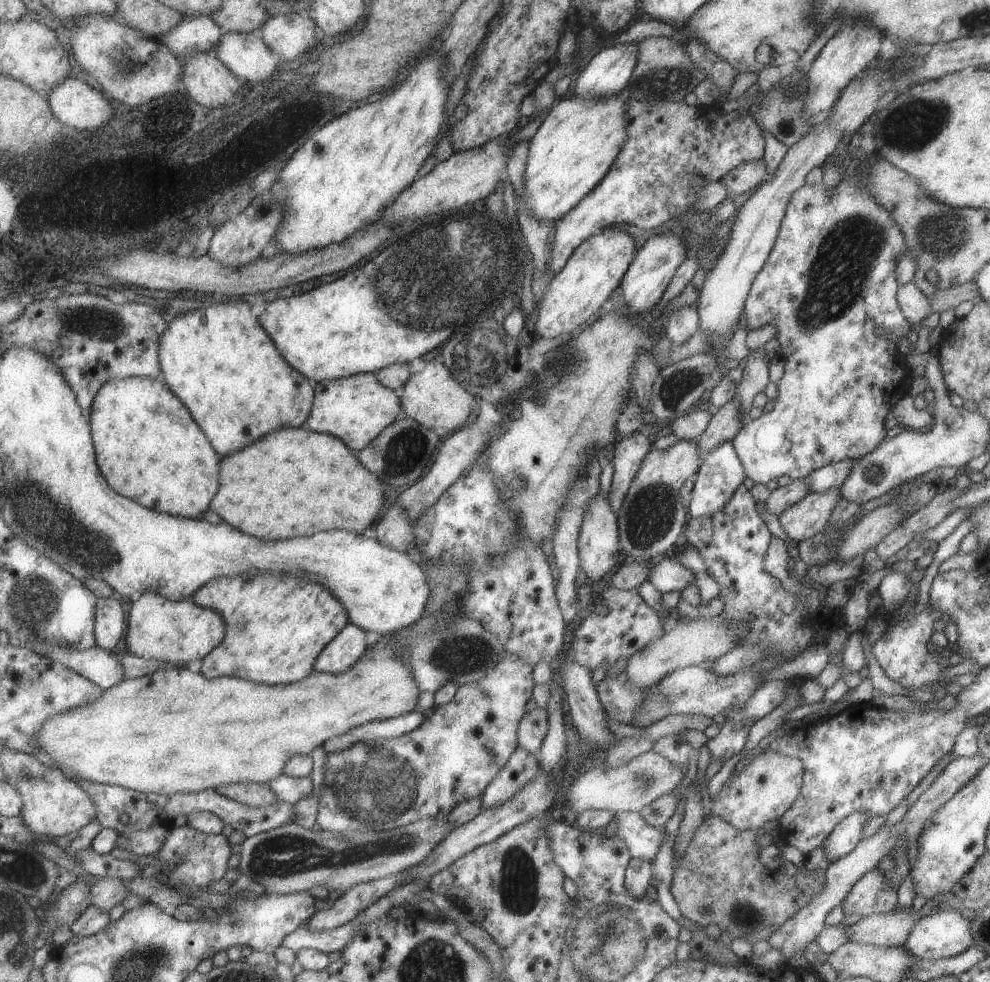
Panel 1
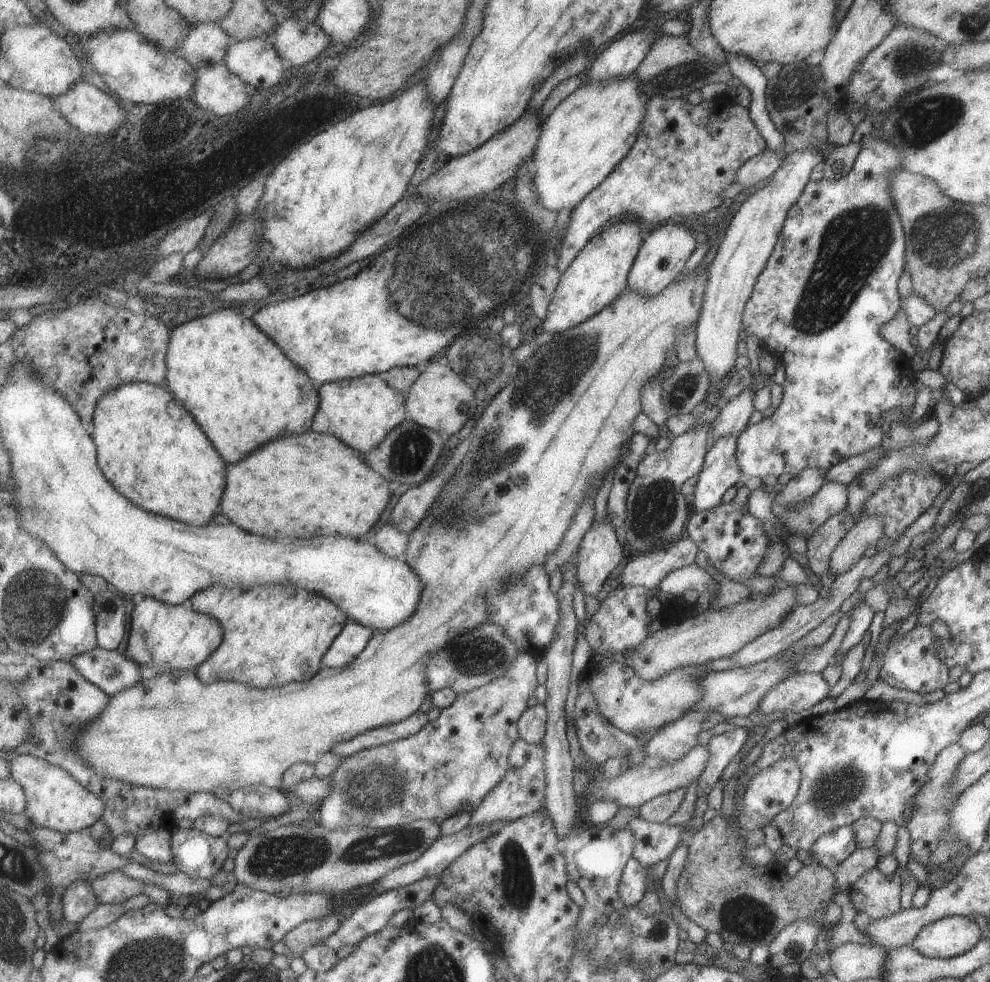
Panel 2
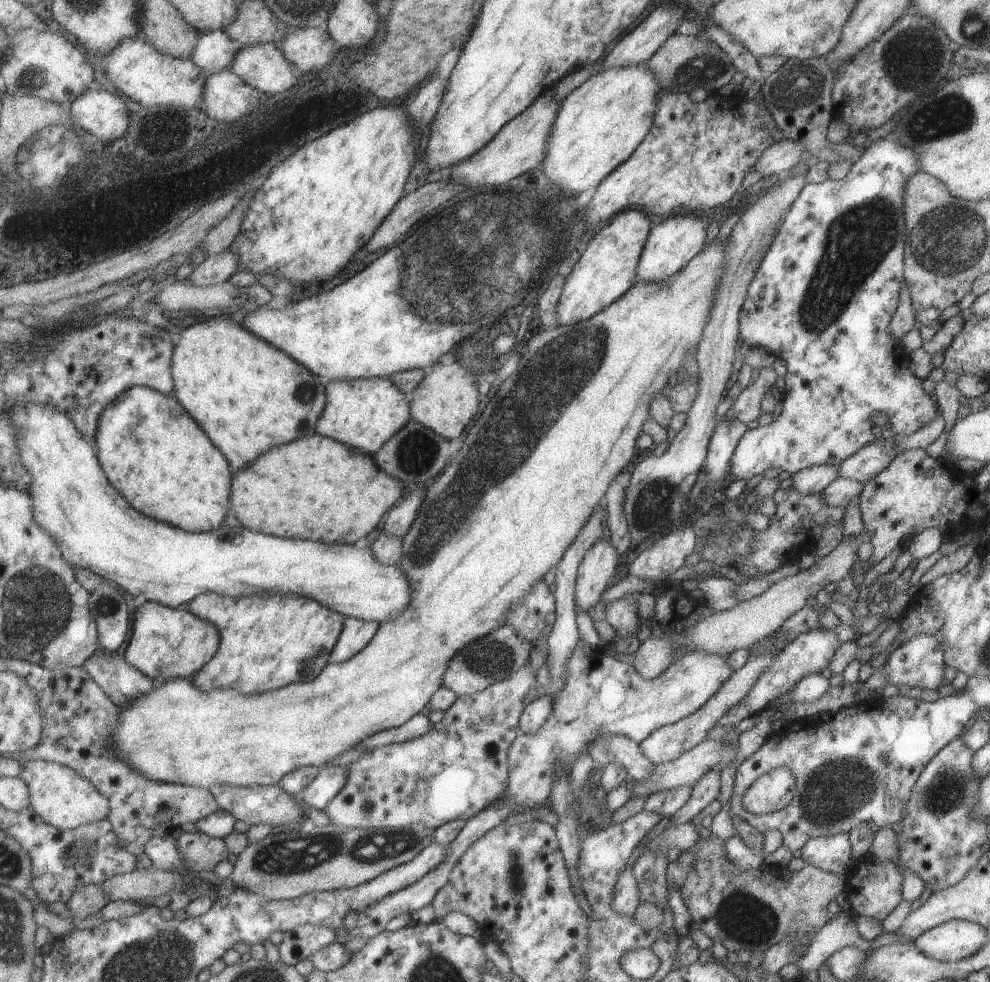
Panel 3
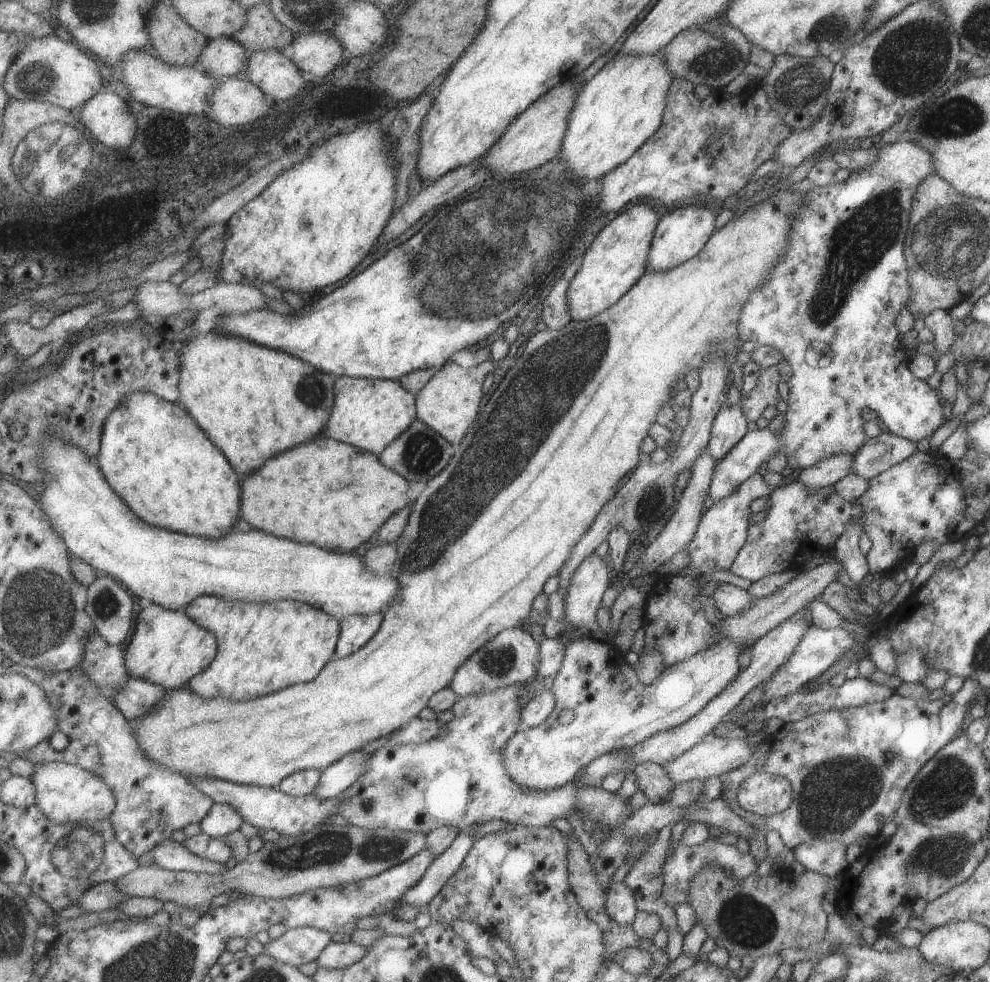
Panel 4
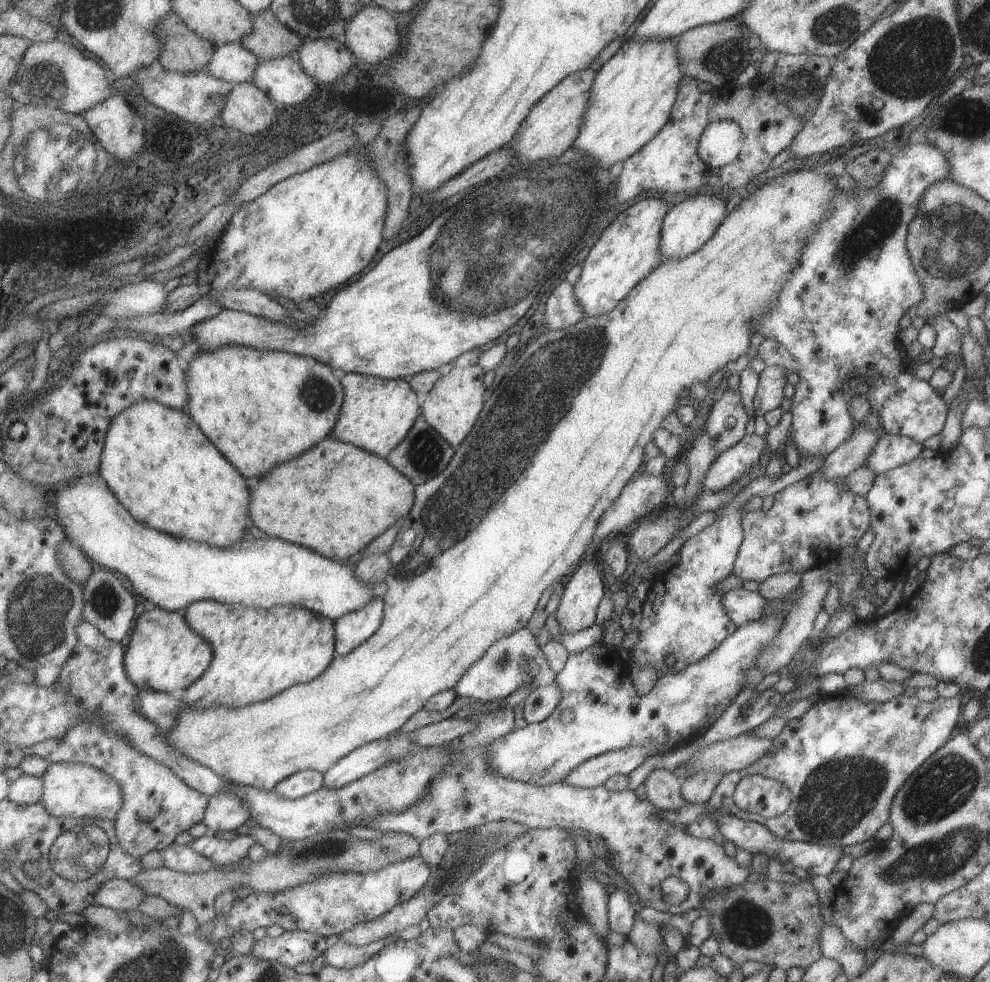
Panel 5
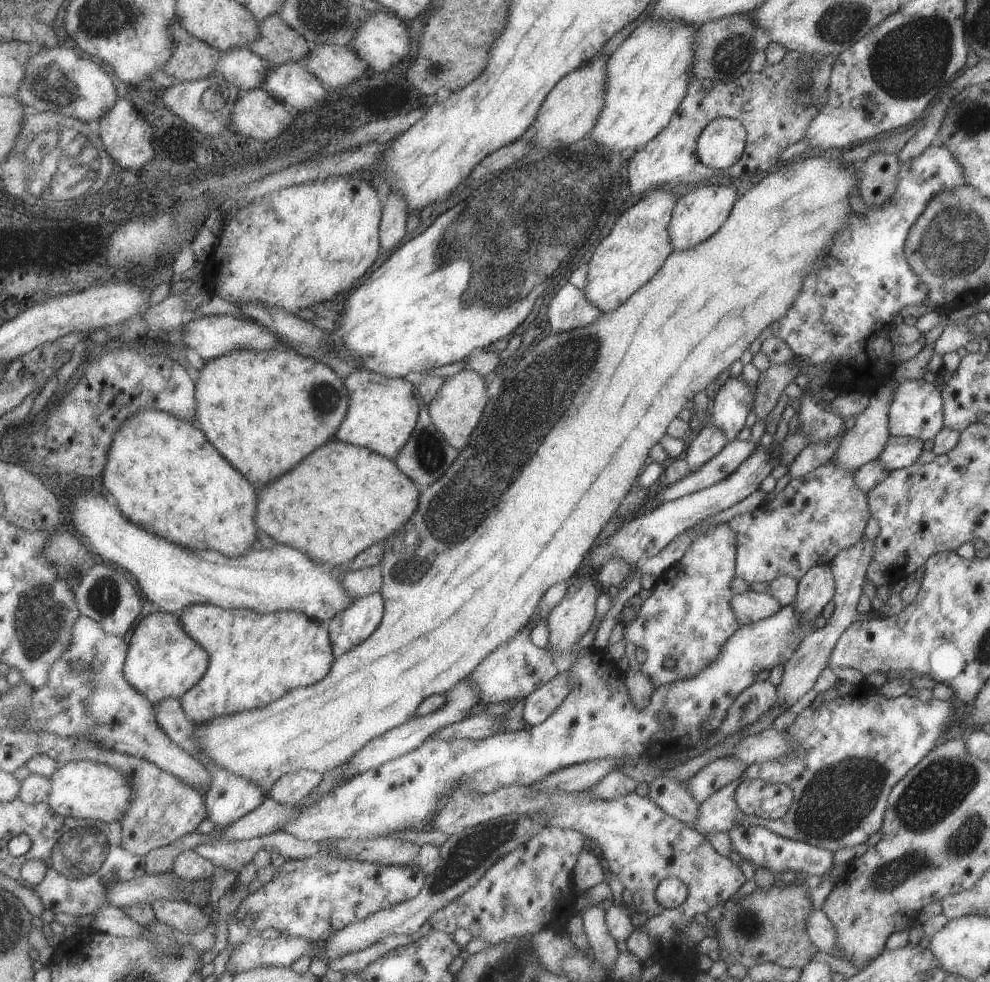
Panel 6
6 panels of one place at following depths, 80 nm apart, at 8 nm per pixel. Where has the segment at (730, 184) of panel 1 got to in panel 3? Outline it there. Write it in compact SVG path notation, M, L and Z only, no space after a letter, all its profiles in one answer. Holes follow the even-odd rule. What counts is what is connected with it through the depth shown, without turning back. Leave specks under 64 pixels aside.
M783 138L766 148L750 170L759 172L761 176L787 174L805 156L801 141Z

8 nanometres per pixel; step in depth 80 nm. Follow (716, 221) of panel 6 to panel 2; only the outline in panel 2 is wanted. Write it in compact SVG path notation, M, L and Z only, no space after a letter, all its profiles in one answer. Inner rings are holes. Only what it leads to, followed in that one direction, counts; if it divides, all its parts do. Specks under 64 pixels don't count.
M663 222L663 224L649 228L629 269L627 289L649 296L663 290L665 285L679 276L695 244L697 244L695 234L685 225L677 226L677 224Z

